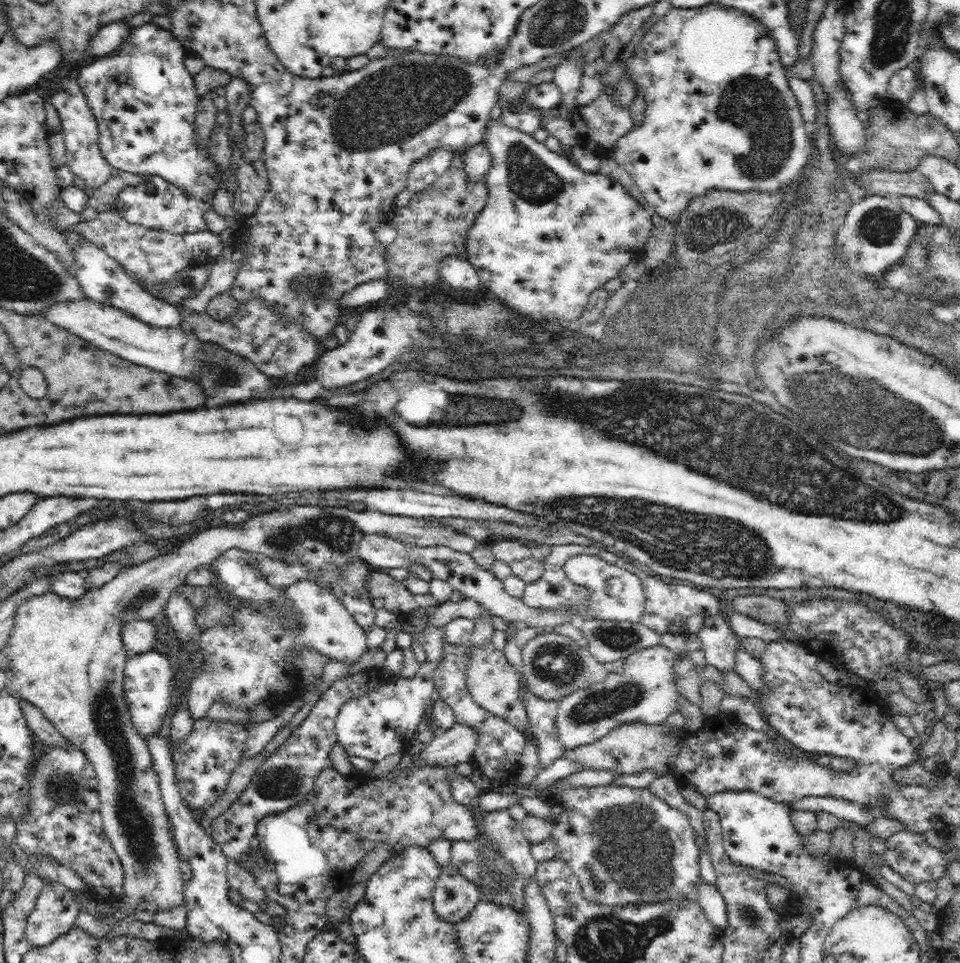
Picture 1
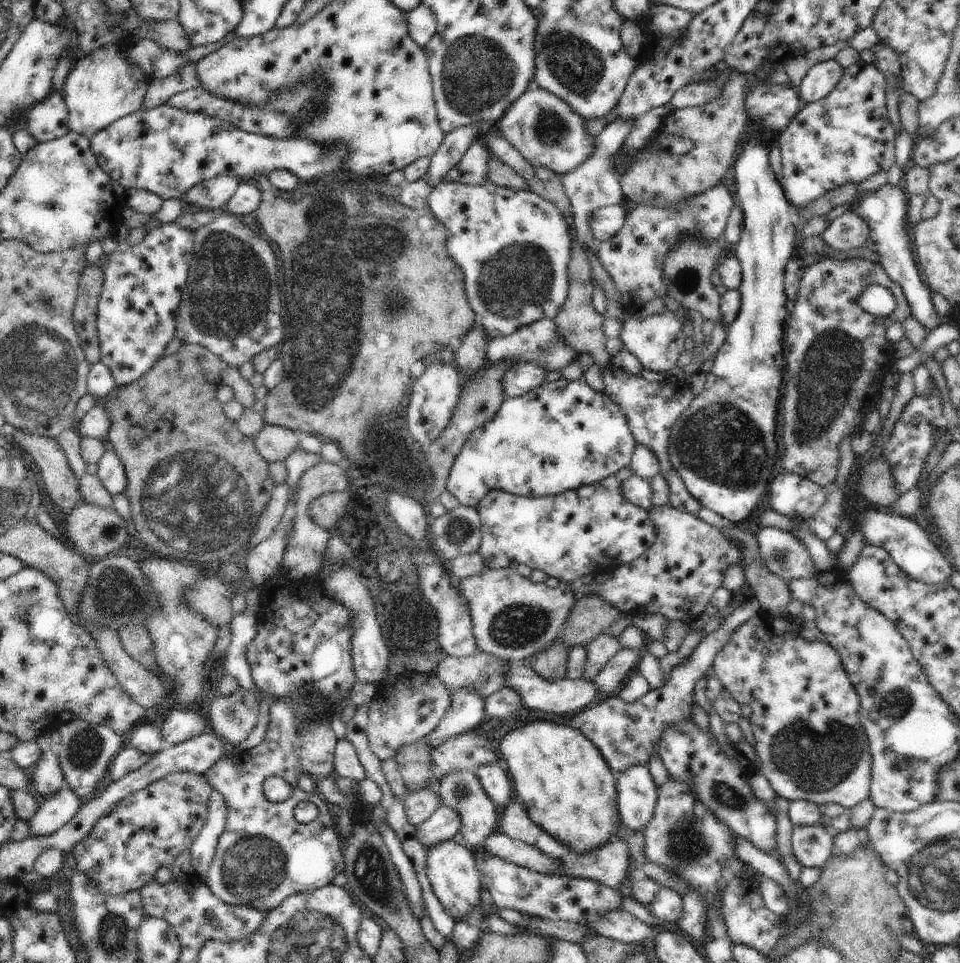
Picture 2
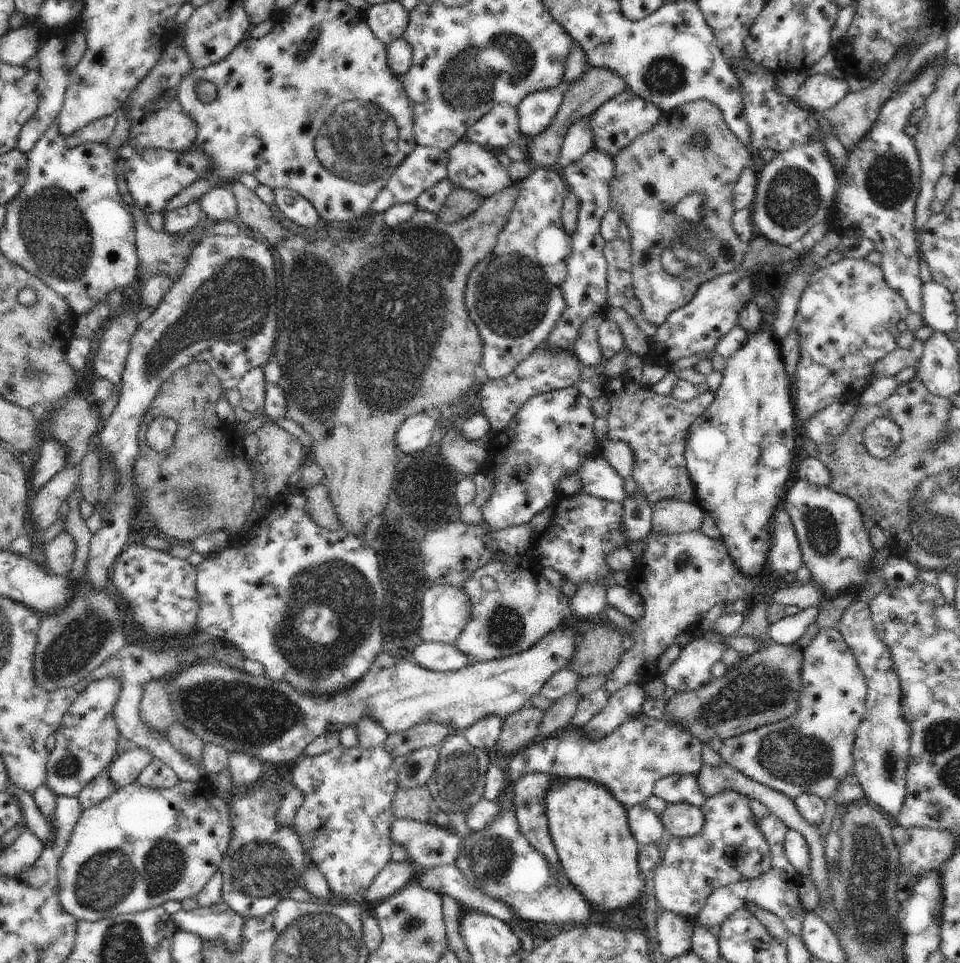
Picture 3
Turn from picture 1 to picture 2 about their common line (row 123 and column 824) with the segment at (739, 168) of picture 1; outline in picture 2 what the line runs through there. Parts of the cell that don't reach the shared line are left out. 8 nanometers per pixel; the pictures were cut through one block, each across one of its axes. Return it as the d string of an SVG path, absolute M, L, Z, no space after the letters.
M760 609L716 654L711 674L720 678L723 688L734 694L738 704L752 708L754 716L749 721L756 742L753 748L760 760L757 769L768 779L778 797L791 801L806 799L819 806L837 802L851 809L869 797L871 787L872 755L870 741L858 720L860 700L848 680L840 654L828 642L802 638L802 627L792 622L792 617L772 618Z

